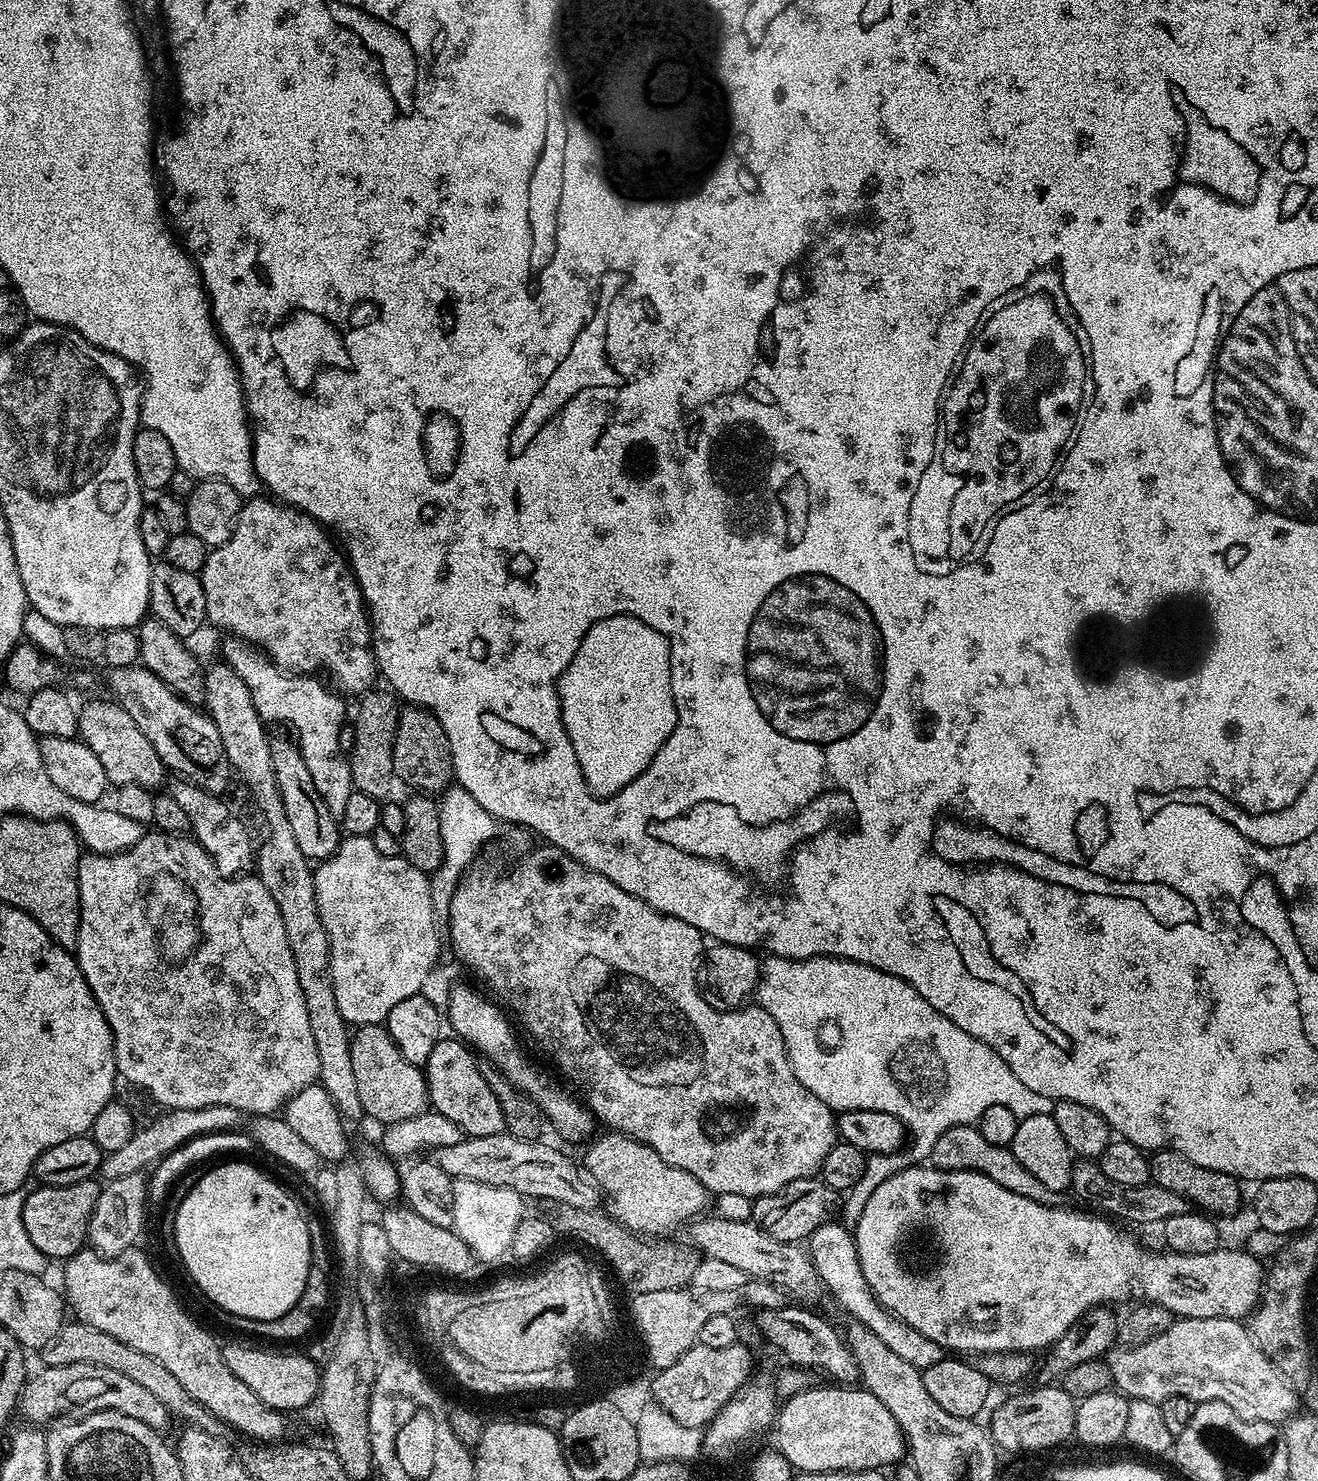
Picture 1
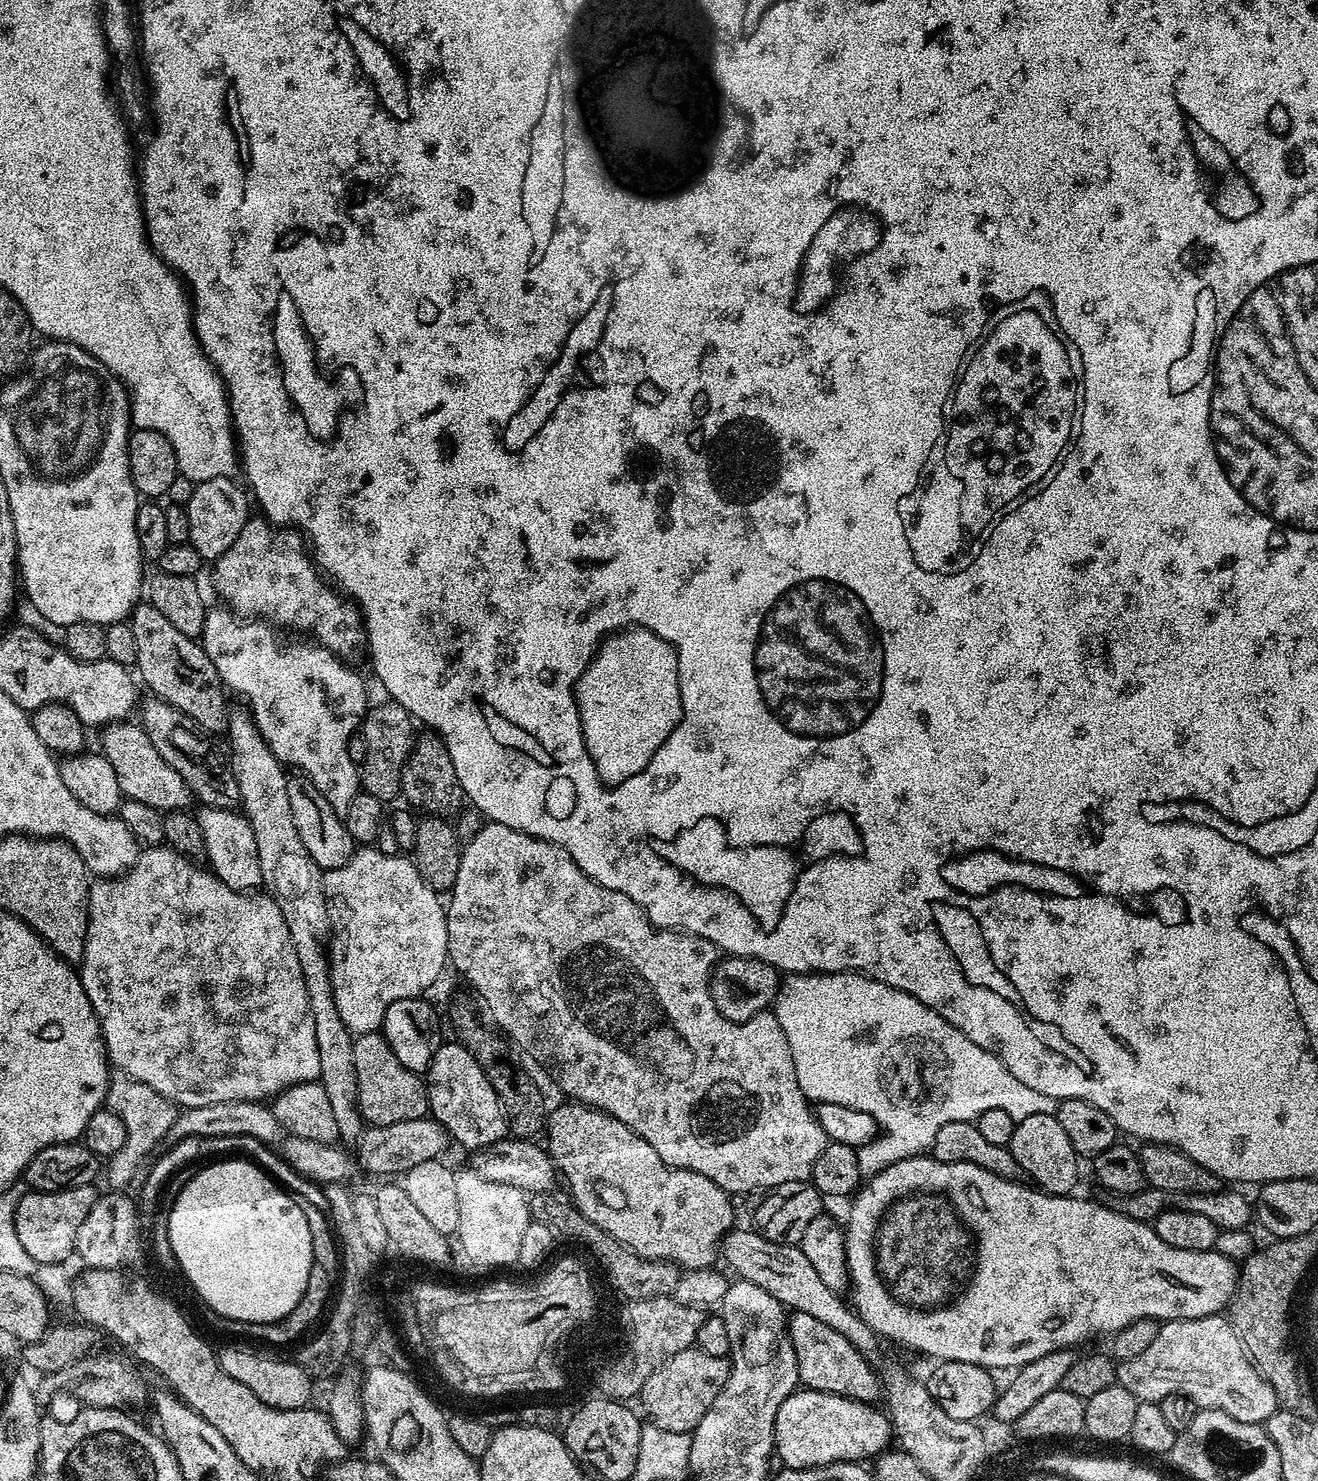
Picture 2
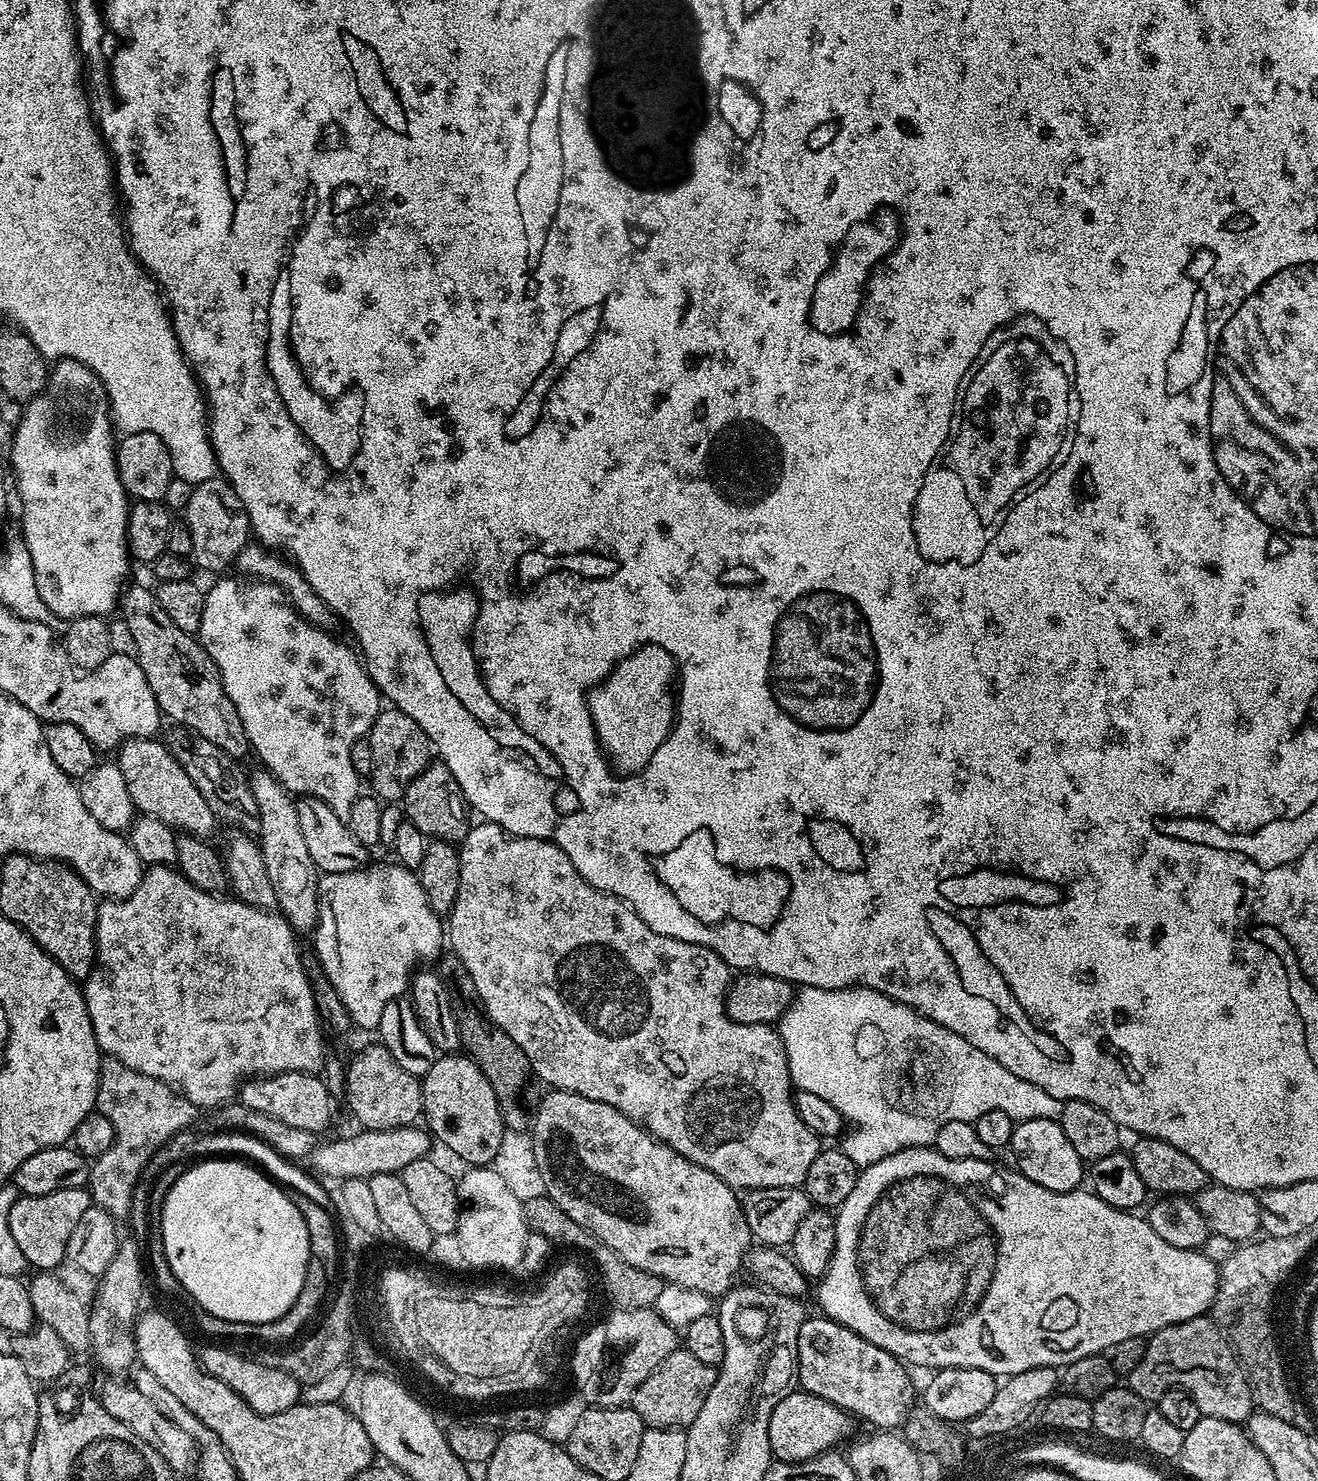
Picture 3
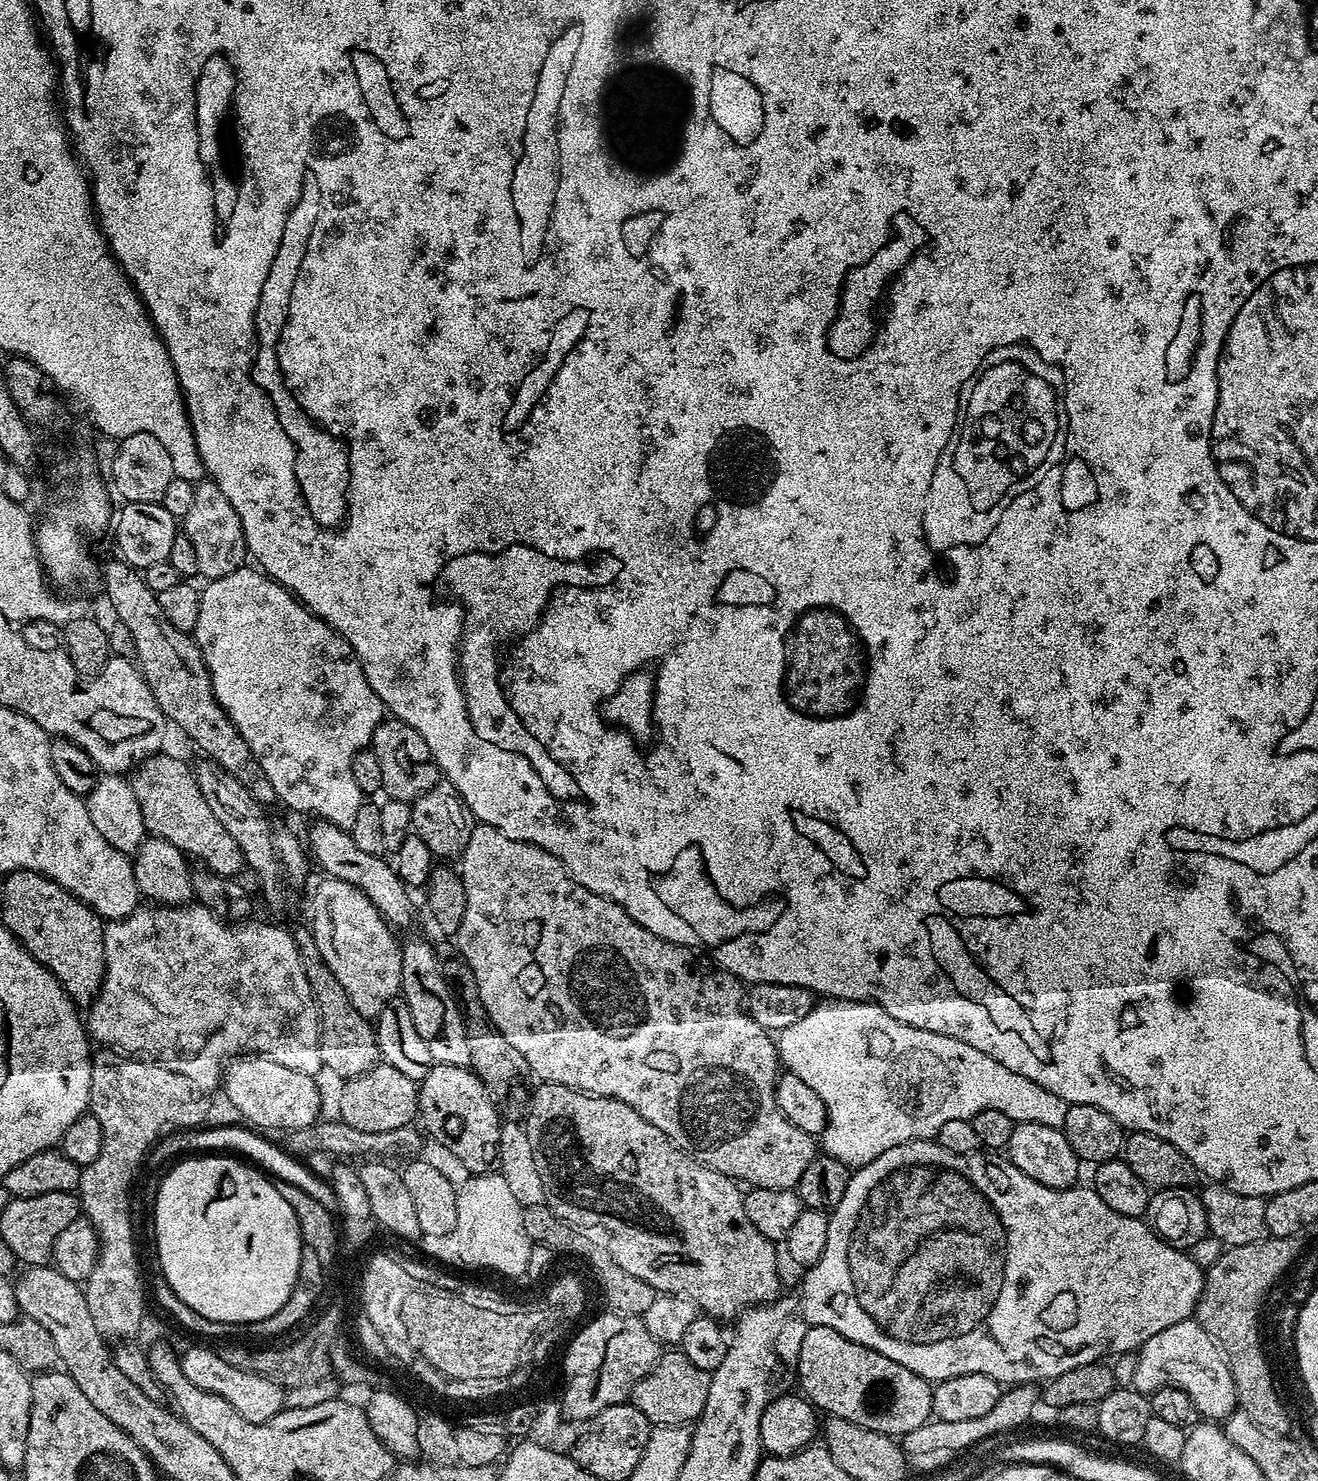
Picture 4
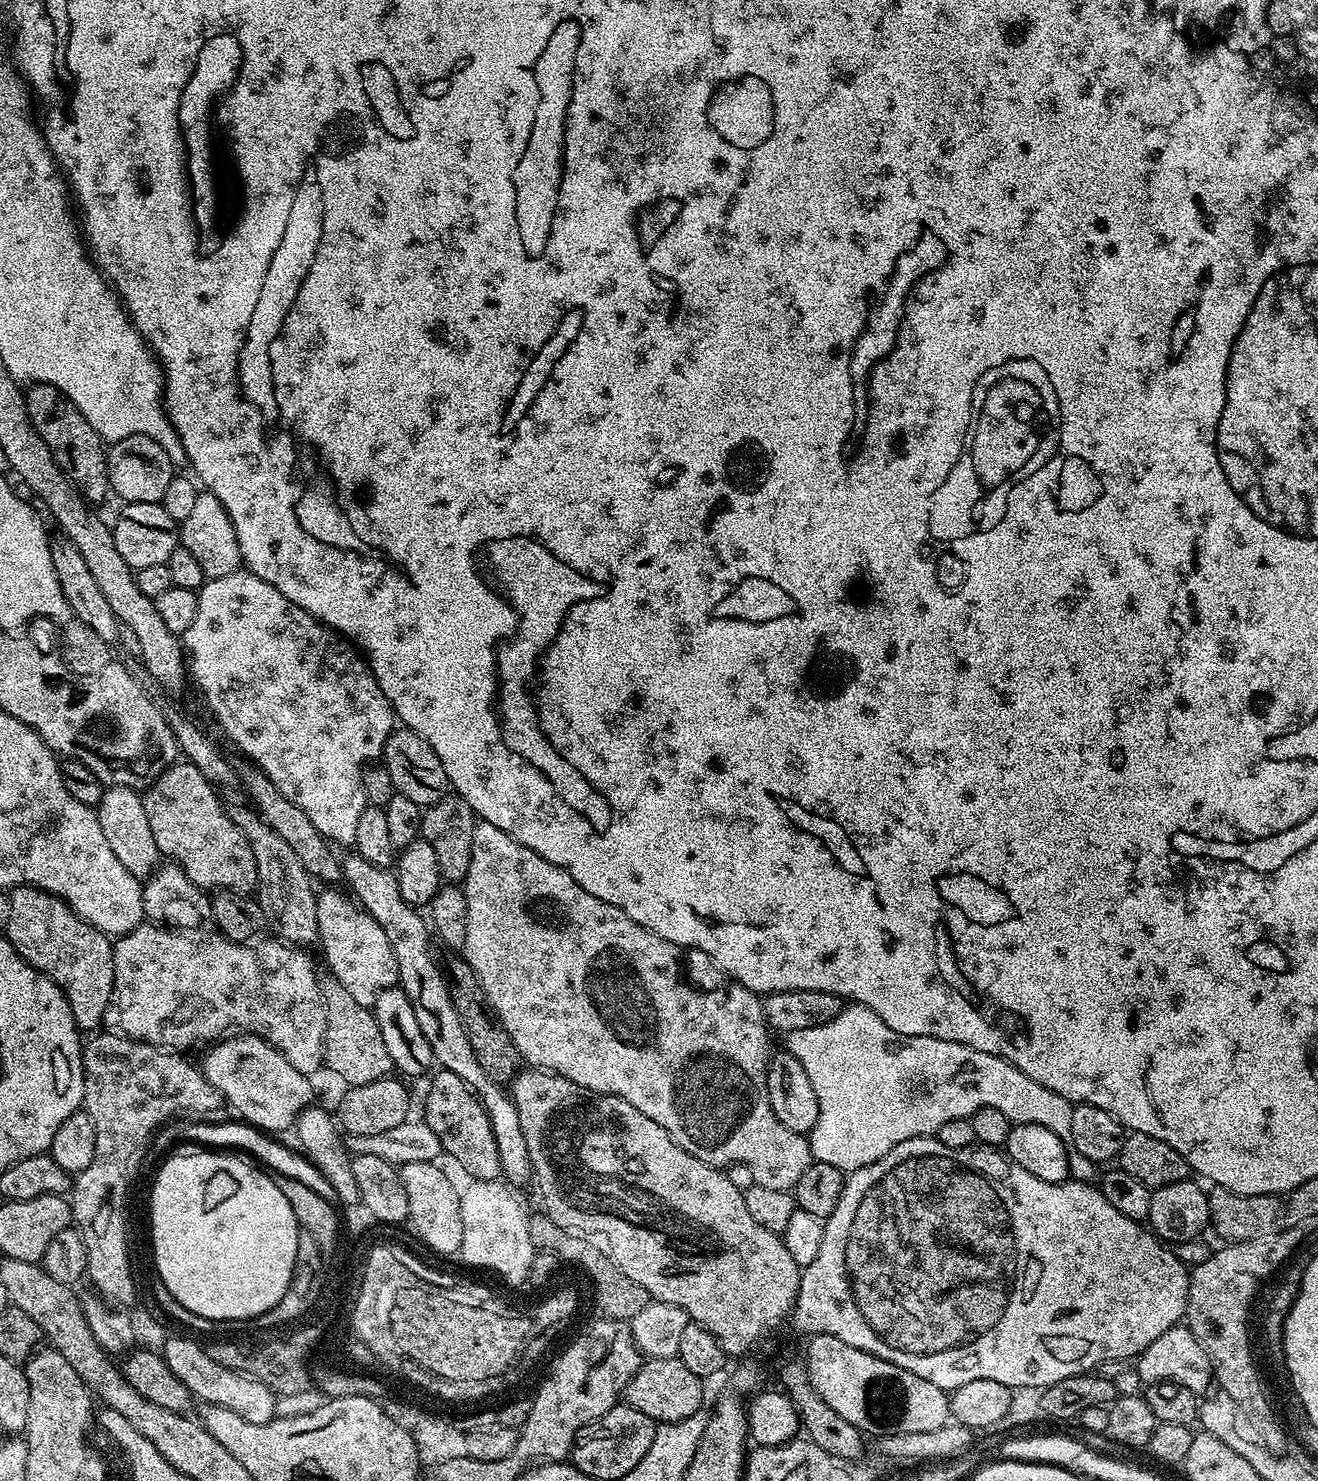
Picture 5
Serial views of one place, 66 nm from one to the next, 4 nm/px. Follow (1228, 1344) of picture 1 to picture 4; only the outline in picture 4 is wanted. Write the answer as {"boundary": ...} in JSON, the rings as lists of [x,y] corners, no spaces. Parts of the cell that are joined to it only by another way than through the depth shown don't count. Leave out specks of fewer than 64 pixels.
{"boundary":[[[1195,1318],[1166,1326],[1166,1330],[1154,1334],[1154,1338],[1138,1349],[1136,1357],[1138,1370],[1134,1374],[1132,1387],[1137,1392],[1151,1394],[1162,1390],[1162,1386],[1186,1390],[1194,1406],[1198,1406],[1201,1417],[1208,1422],[1227,1421],[1237,1411],[1236,1387],[1224,1352],[1216,1343],[1216,1338],[1206,1334]]]}

